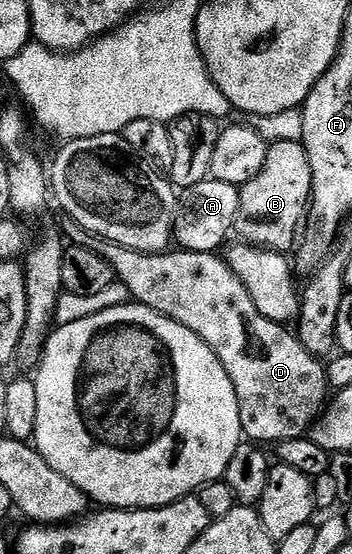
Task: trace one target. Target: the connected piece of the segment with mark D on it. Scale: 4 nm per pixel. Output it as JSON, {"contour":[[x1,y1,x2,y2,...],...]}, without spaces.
{"contour":[[67,218,65,222,65,238,73,246,87,247,100,253,100,257,104,257,108,265,112,265,115,280,126,286,133,302,142,303,148,309,156,309,156,313,184,325,184,329,192,329,192,333,196,333,196,337,200,337,200,341,204,341,204,345,208,345,208,349,216,353,220,365,224,365,232,381,232,389,236,389,236,401,240,405,240,425,247,440,258,445,277,445,289,439,301,439,309,432,328,403,328,384,323,360,308,353,308,349,304,349,297,334,289,326,268,321,268,317,264,317,264,313,256,309,252,297,248,297,248,289,244,289,244,283,232,273,225,258,208,251,196,253,167,249,151,253,128,249,109,243,107,239,100,239,91,231,85,231,75,219]]}

